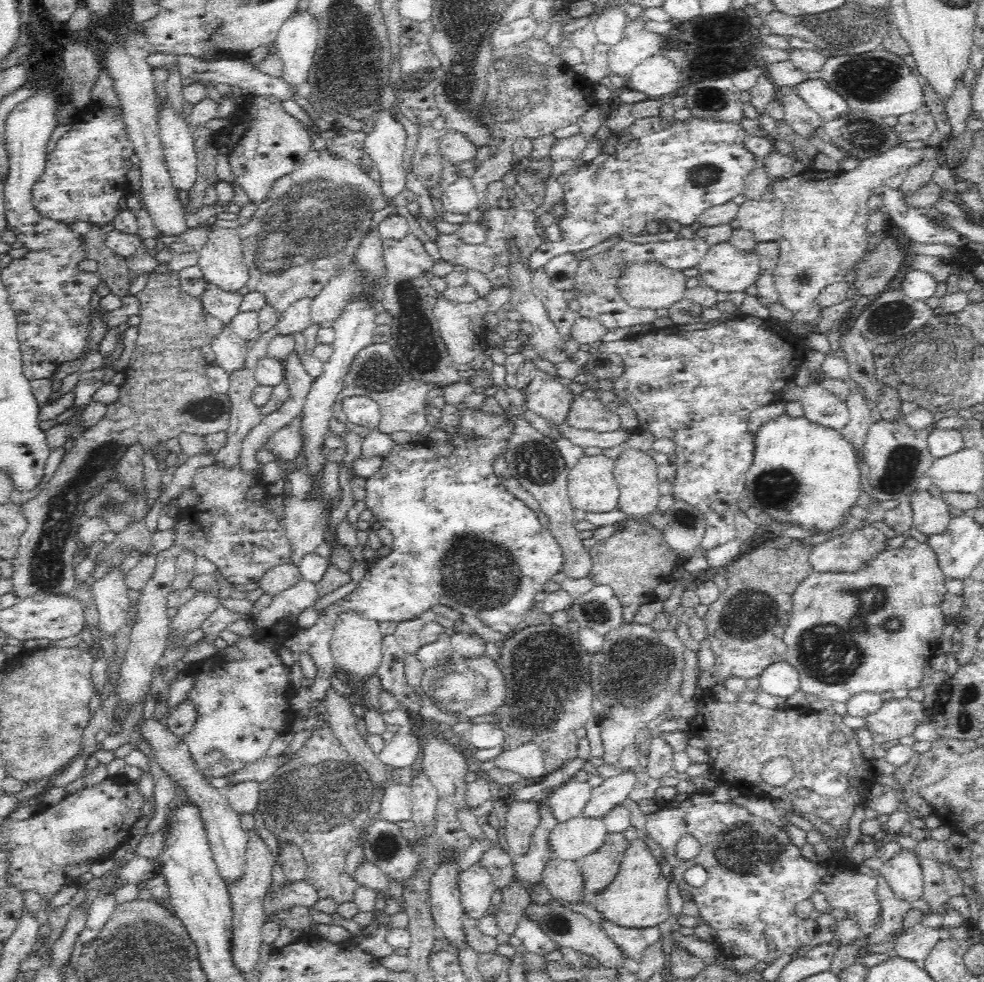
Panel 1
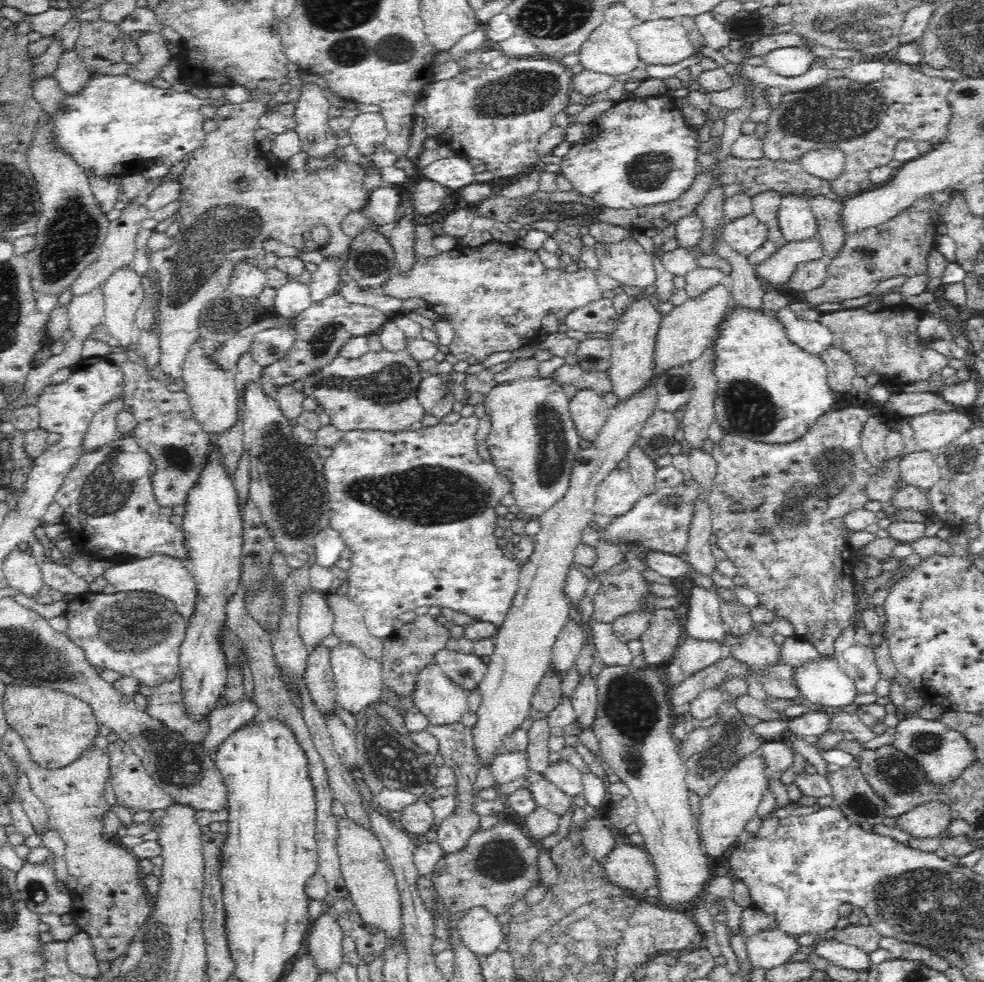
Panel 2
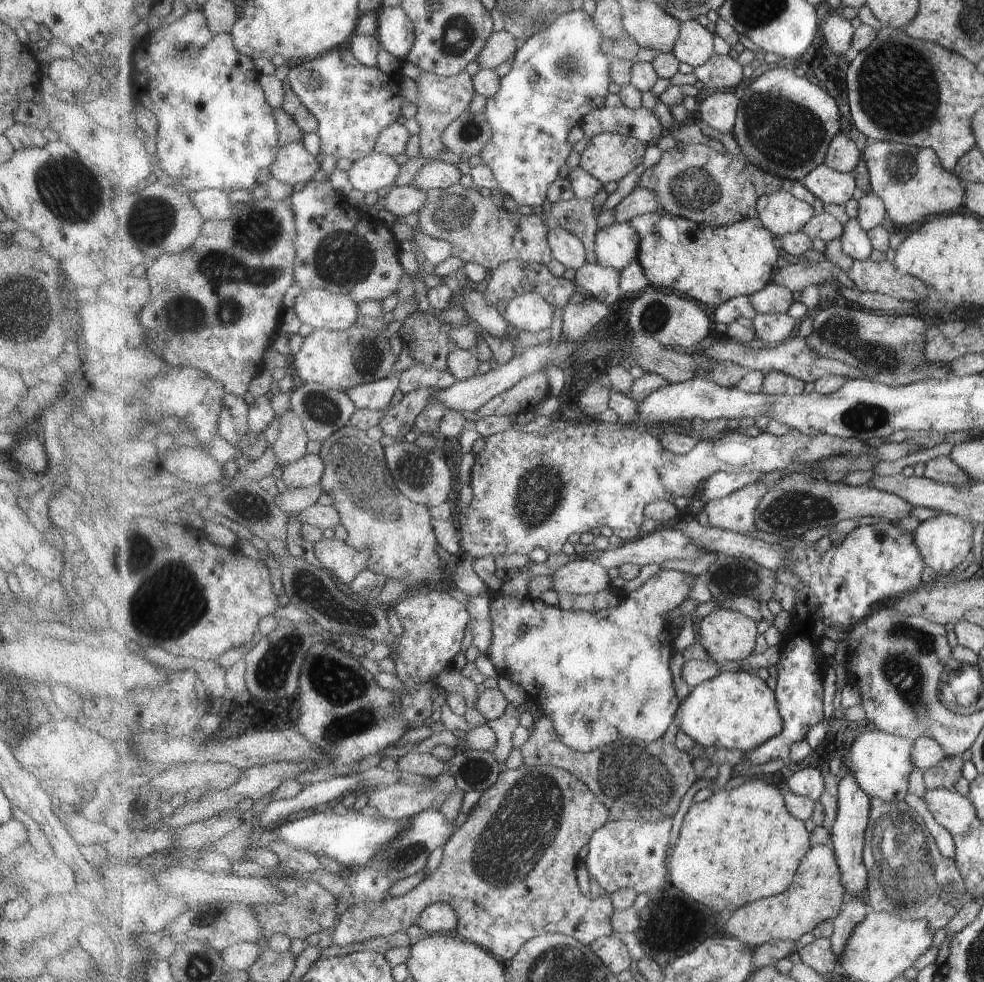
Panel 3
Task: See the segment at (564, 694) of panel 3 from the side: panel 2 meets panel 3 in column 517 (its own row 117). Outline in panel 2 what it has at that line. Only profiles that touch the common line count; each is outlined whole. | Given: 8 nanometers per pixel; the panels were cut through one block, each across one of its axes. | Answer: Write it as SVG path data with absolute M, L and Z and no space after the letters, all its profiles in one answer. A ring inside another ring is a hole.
M661 96L615 104L589 124L591 132L582 141L572 145L570 152L560 162L558 174L570 180L572 190L607 208L626 210L649 207L678 198L690 188L698 174L696 164L701 146L698 130L692 129L685 120L674 100Z

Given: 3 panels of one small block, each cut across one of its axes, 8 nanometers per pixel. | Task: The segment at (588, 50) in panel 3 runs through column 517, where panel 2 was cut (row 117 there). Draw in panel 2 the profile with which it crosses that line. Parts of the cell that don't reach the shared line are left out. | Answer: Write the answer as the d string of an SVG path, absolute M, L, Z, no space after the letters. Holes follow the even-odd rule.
M94 76L90 78L86 90L82 90L78 96L74 98L66 96L64 100L64 114L56 114L54 118L54 129L58 132L58 142L61 144L62 149L66 150L66 153L70 153L70 156L74 157L74 161L82 165L89 173L90 168L93 174L98 176L116 176L122 177L124 175L140 173L146 167L146 161L152 159L161 161L168 169L172 166L184 161L186 156L193 152L196 148L199 148L200 142L206 137L203 127L206 119L200 114L199 109L209 103L209 99L202 99L193 96L189 92L174 92L172 88L162 89L156 88L154 85L147 86L146 84L139 84L136 80L129 78L128 76Z

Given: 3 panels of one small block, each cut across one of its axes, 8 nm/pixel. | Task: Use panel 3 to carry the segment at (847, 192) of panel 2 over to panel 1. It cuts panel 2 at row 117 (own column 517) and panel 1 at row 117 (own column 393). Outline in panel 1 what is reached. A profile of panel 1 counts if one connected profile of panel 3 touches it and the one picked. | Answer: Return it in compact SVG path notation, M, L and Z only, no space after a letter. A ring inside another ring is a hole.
M924 105L916 112L902 114L898 117L898 124L894 131L898 134L902 144L909 141L928 141L929 136L936 130L937 122L932 113Z

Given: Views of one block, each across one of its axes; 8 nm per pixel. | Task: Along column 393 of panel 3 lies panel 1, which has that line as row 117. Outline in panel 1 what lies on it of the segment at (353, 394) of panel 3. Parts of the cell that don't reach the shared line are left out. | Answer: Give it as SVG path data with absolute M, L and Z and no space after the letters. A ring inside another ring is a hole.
M382 109L374 119L374 129L367 134L364 147L379 171L382 192L394 198L405 189L406 174L402 160L408 134L390 110Z

